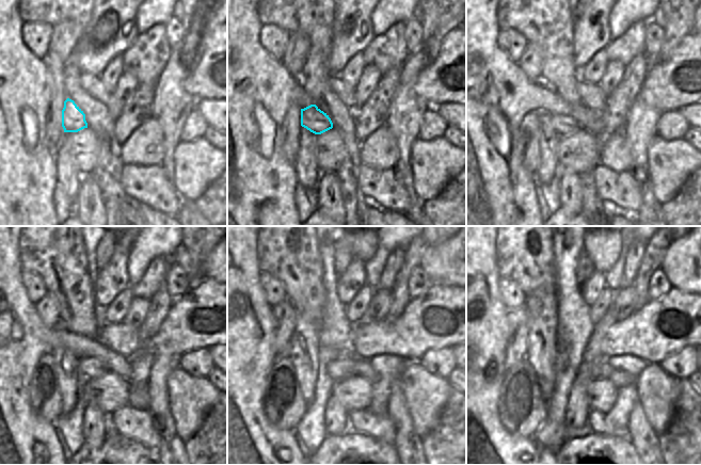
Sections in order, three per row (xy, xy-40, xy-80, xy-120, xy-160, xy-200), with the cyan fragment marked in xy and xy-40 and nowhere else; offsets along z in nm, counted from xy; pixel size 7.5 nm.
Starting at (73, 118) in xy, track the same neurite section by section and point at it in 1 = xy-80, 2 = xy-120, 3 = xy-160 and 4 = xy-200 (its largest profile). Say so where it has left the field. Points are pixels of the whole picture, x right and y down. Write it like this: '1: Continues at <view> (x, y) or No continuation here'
1: Continues at xy-80 (562, 125)
2: Continues at xy-120 (93, 367)
3: Continues at xy-160 (343, 367)
4: Continues at xy-200 (594, 369)

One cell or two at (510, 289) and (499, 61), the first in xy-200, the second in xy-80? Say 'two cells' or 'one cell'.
two cells

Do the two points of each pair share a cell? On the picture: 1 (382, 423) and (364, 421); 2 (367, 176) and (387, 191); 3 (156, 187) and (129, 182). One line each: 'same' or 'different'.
1: same
2: same
3: same

